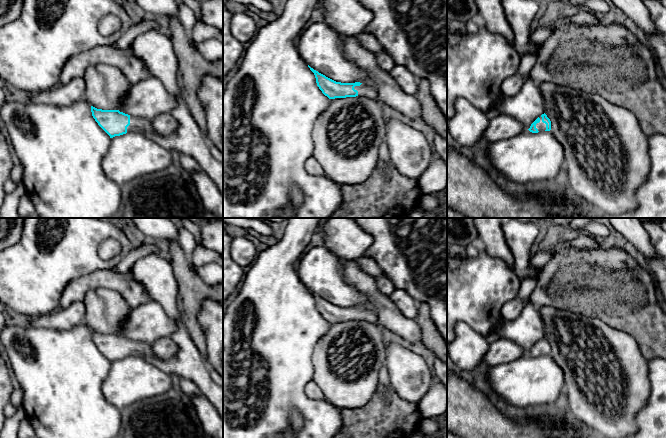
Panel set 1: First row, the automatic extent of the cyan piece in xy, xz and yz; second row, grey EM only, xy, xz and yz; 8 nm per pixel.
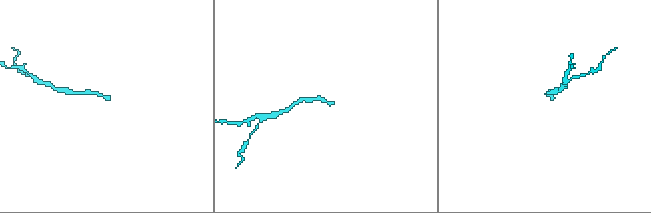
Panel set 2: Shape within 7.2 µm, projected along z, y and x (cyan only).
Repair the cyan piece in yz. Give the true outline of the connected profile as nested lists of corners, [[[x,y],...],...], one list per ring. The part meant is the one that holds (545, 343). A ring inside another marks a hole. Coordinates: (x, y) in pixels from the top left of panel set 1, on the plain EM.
[[[544,337],[540,341],[538,341],[528,353],[532,357],[538,357],[543,355],[550,355],[551,354],[551,345]]]

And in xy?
[[[159,253],[147,254],[134,263],[131,274],[145,287],[150,300],[159,303],[165,313],[177,323],[177,330],[170,336],[177,345],[176,355],[161,359],[146,342],[91,330],[93,342],[110,362],[137,356],[163,372],[192,381],[223,419],[223,386],[213,381],[210,367],[182,323],[177,308],[178,284],[169,259]]]

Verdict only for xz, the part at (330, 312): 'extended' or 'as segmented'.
extended

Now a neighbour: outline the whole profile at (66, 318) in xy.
[[[81,301],[72,303],[66,308],[59,308],[50,314],[32,317],[29,327],[43,327],[54,330],[69,330],[85,321],[85,305]]]

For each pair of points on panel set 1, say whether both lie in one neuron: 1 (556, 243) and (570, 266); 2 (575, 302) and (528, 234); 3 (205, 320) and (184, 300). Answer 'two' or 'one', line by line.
1: two
2: two
3: two

